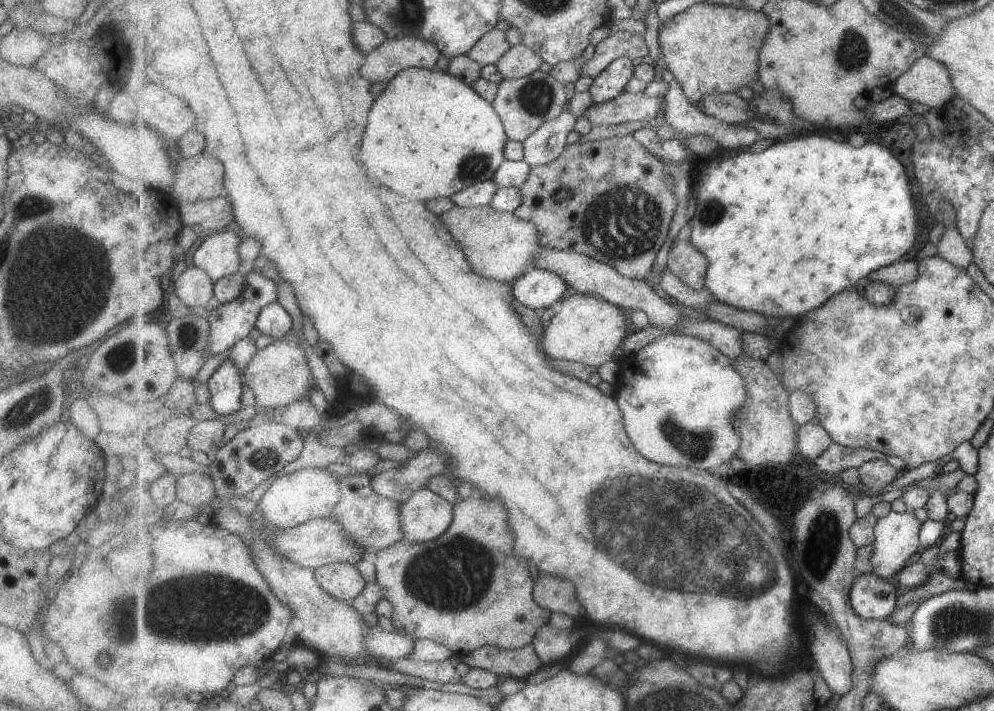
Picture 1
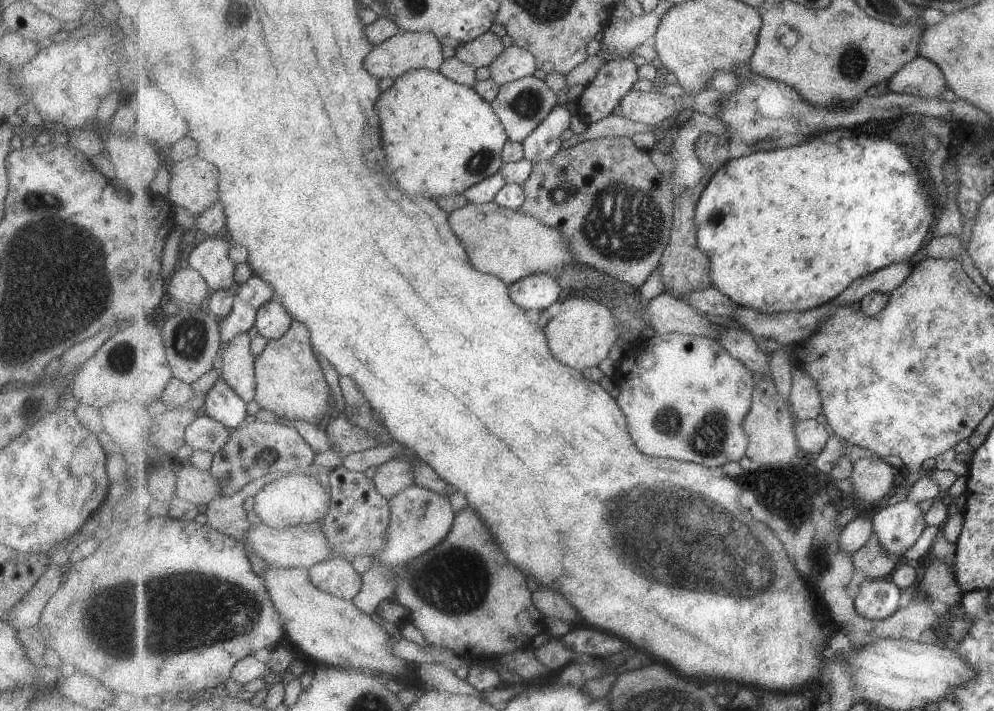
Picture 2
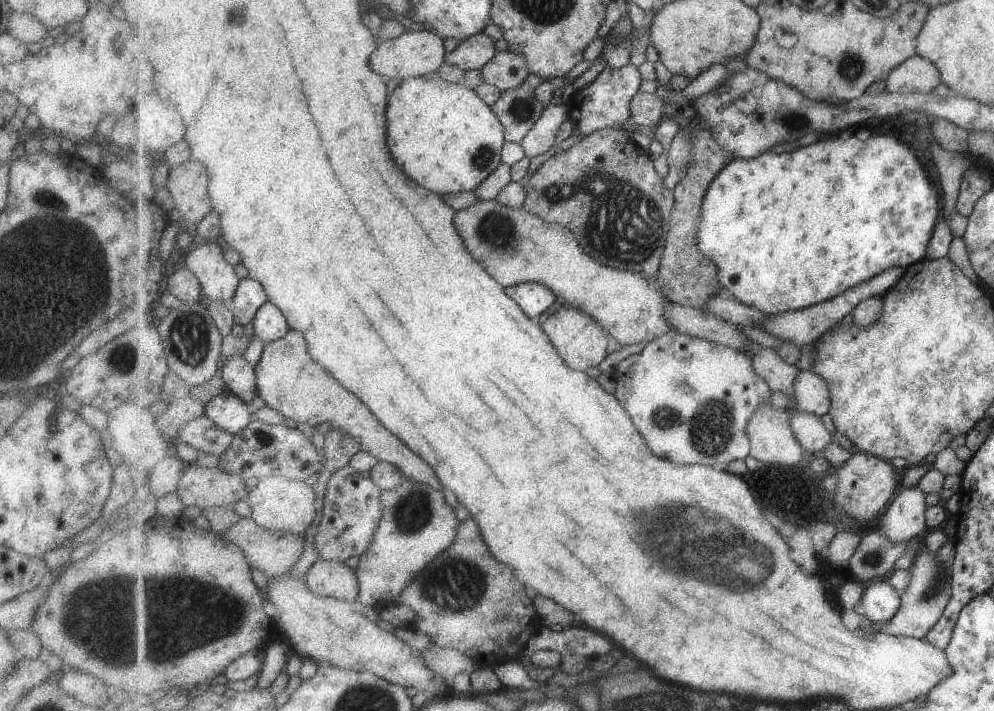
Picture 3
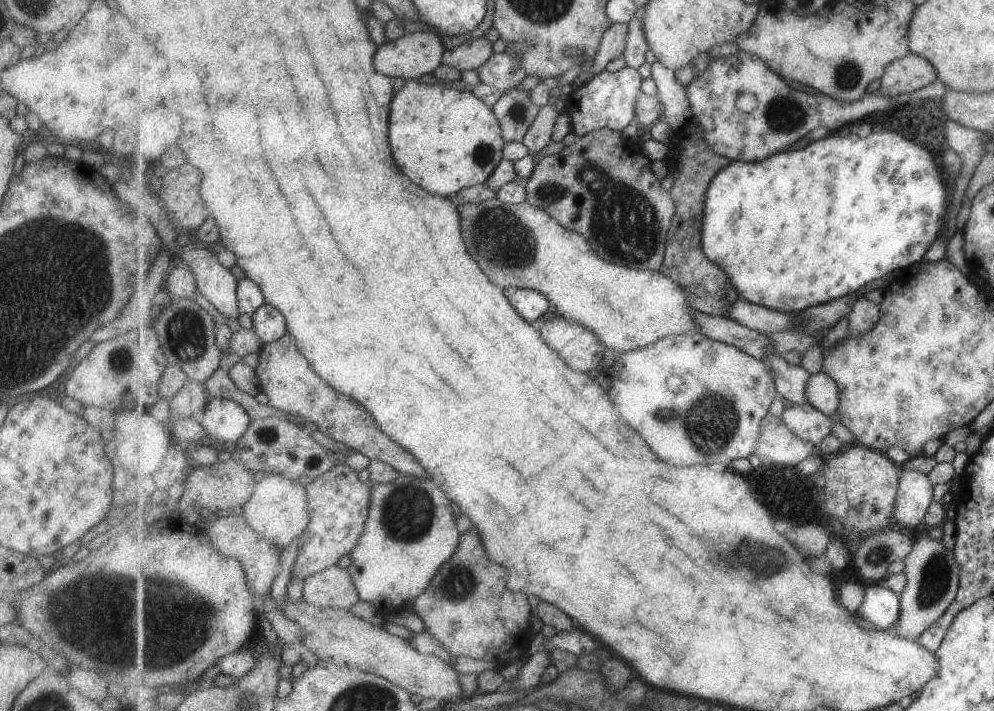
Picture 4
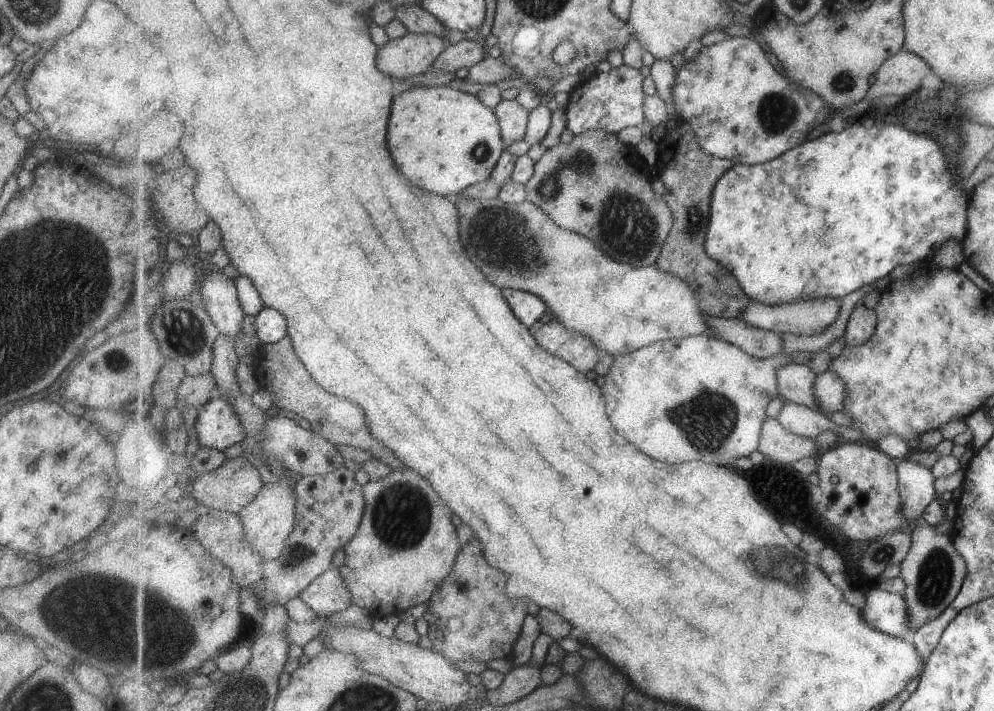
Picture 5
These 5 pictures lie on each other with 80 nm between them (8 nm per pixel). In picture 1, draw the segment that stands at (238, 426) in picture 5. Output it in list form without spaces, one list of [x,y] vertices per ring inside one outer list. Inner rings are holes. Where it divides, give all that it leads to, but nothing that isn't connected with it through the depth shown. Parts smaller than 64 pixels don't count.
[[[227,357],[211,375],[207,387],[209,388],[211,397],[210,403],[218,412],[219,416],[233,414],[233,412],[241,408],[241,396],[244,393],[244,384],[242,382],[242,372],[234,361],[233,357]]]

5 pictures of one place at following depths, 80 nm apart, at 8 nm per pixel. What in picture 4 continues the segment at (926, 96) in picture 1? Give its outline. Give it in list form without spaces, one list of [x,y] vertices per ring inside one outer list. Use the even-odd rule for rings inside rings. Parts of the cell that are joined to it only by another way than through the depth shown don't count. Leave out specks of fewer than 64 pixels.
[[[910,53],[895,60],[883,74],[883,96],[899,96],[921,90],[937,80],[937,70],[926,57]]]

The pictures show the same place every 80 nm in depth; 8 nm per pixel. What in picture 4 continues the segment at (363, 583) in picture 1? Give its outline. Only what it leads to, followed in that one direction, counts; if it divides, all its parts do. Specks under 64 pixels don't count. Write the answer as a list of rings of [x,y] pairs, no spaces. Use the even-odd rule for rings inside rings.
[[[333,566],[309,576],[302,589],[302,597],[309,604],[317,604],[321,608],[351,609],[360,602],[359,594],[353,578],[347,569]]]

